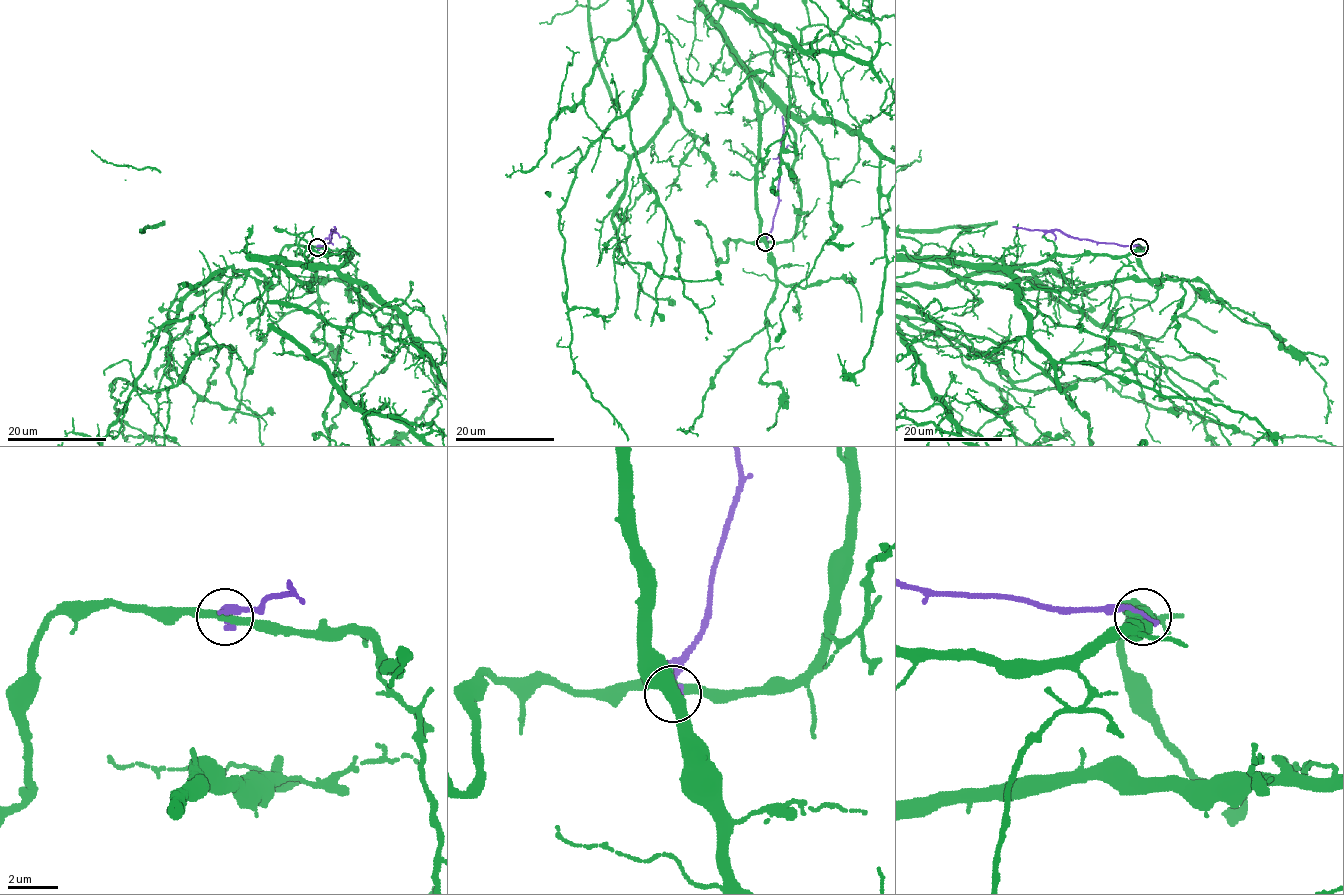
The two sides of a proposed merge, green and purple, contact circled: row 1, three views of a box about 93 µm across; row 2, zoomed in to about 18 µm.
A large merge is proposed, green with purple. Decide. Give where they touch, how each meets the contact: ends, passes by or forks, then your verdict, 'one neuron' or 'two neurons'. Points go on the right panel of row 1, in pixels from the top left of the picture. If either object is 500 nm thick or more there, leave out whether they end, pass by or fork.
place (1139, 247); green passes by; purple ends; two neurons

